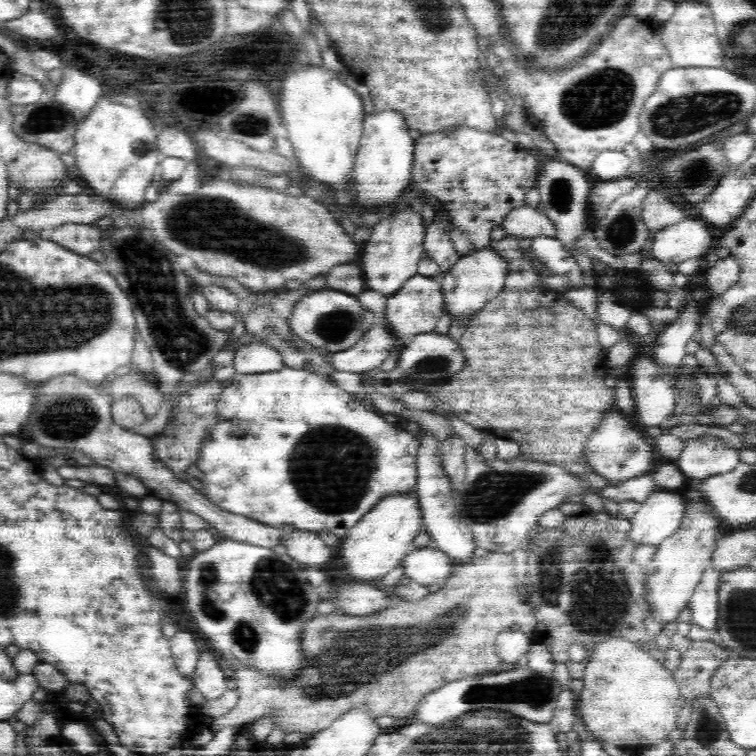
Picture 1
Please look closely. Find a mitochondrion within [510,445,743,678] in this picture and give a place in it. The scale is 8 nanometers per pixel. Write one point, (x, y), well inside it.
(595, 597)

